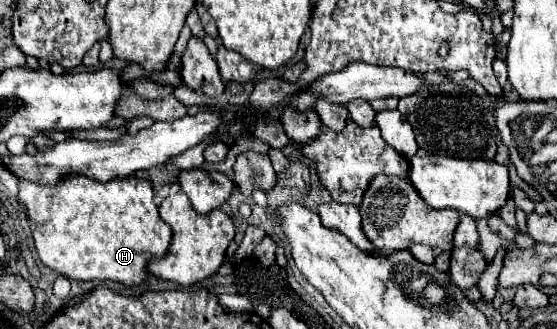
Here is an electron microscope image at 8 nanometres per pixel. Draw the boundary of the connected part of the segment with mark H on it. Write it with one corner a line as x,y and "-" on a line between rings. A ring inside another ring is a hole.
68,174
52,186
18,178
18,190
42,264
70,280
114,280
136,286
148,276
146,262
170,246
172,230
158,216
150,180
126,176
100,182

